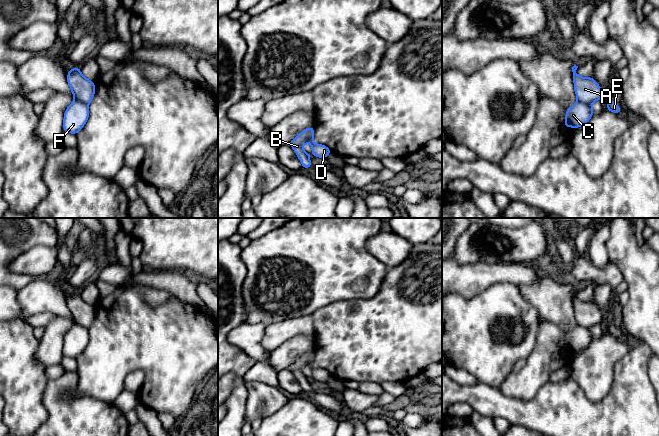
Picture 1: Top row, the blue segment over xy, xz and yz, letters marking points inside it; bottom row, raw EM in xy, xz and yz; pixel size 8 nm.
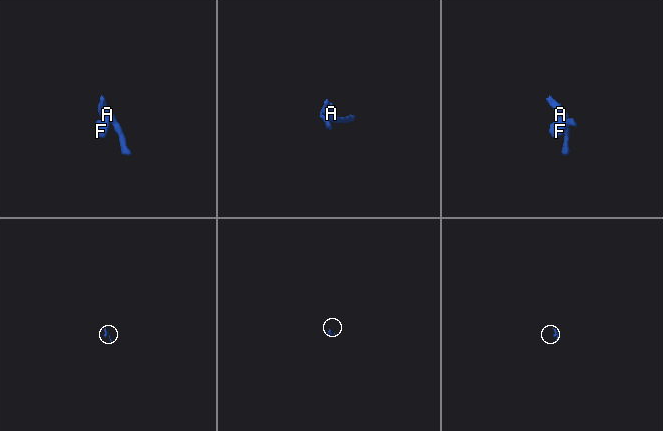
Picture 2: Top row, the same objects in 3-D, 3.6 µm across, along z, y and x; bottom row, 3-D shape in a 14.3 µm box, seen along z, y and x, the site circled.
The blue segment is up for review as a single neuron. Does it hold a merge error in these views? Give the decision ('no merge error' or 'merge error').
merge error

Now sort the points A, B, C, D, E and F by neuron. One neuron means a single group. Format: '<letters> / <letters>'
A D / B C E F

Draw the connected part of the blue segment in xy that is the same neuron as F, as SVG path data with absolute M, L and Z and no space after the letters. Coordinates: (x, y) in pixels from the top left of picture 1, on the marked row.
M74 100L64 113L63 129L65 132L77 134L89 118L88 104Z

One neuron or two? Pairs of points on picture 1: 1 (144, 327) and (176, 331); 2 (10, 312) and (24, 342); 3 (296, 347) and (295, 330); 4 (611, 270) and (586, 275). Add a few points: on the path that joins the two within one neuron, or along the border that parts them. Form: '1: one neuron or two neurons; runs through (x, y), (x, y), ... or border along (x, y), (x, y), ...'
1: one neuron; runs through (152, 331), (168, 331)
2: two neurons; border along (19, 317), (10, 321)
3: two neurons; border along (314, 335), (294, 335), (275, 348)
4: one neuron; runs through (605, 275), (592, 275)

